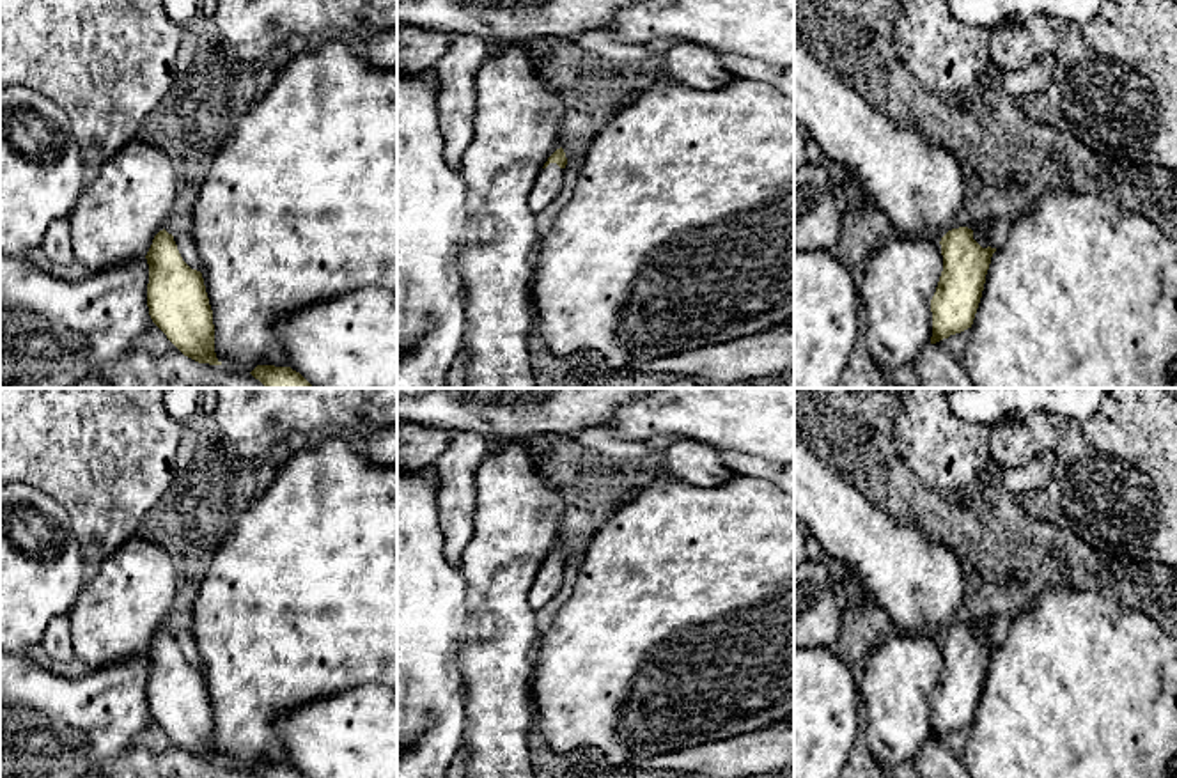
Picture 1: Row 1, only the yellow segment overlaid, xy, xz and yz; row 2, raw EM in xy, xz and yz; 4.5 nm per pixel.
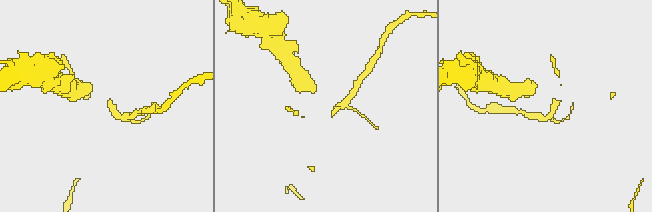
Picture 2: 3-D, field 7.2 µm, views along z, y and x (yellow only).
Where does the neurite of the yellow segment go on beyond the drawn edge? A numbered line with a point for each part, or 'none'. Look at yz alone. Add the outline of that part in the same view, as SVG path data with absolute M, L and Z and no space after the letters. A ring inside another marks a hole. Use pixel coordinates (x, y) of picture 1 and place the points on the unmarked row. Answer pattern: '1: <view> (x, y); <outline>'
1: yz (981, 633); M971 620L968 622L968 626L973 627L973 636L982 643L982 645L987 645L987 640L989 640L989 633L987 633L987 627L982 620Z

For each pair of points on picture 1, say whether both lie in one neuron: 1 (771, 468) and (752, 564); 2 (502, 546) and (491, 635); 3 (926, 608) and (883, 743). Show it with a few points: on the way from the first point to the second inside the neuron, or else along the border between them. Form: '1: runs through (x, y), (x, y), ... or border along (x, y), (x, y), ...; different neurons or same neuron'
1: border along (736, 474), (761, 477), (775, 486); different neurons
2: runs through (500, 567), (497, 614); same neuron
3: border along (904, 631), (917, 635); different neurons

